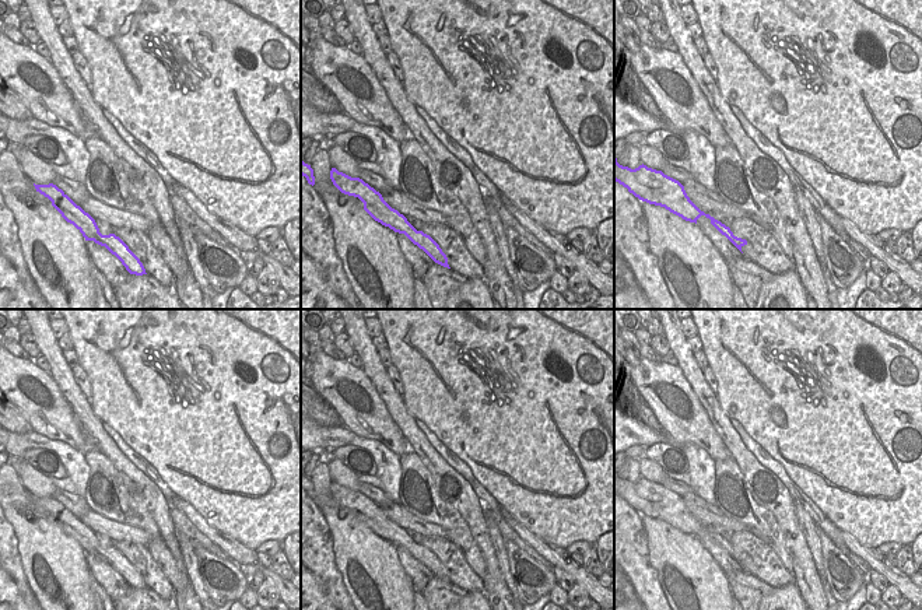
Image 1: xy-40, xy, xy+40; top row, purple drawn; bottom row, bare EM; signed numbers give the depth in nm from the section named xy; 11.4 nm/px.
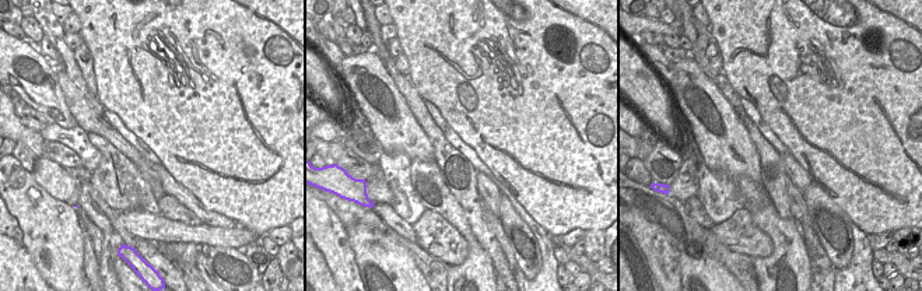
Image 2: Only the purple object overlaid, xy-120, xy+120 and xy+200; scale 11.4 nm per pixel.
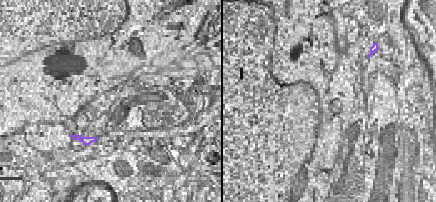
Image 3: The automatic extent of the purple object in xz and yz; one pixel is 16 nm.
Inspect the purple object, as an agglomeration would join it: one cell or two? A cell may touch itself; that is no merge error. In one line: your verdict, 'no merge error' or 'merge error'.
no merge error

